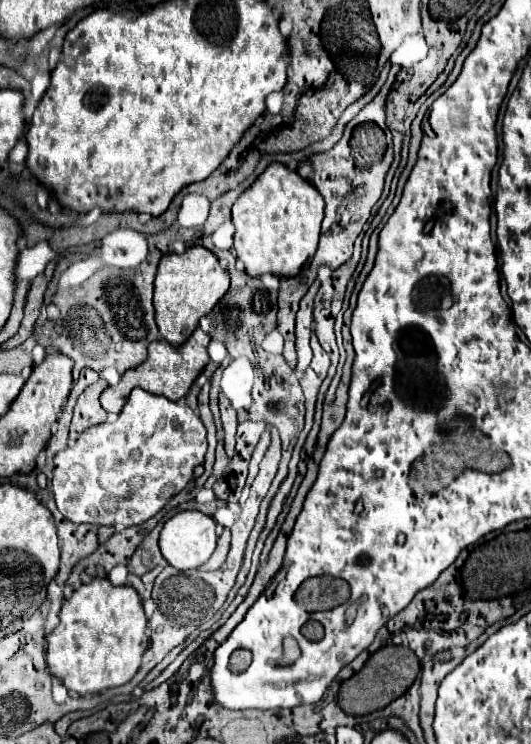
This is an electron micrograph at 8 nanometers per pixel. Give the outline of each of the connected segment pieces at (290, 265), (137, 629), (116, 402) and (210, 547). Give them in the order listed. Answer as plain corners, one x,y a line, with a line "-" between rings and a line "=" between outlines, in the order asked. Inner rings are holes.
272,163
268,169
248,187
238,201
232,205
232,223
236,227
234,233
234,251
236,257
244,263
244,269
252,277
262,277
266,273
278,277
294,277
302,271
306,261
310,261
318,247
320,223
324,217
324,199
316,191
316,187
302,179
298,173
288,171
282,163
=
92,579
64,601
60,611
60,625
46,635
46,661
54,677
58,677
70,693
88,695
102,689
128,683
136,675
142,655
148,647
148,619
142,609
142,599
134,587
114,587
108,579
=
196,329
190,335
190,339
184,345
180,345
180,347
174,347
168,341
154,341
154,343
150,343
150,347
148,347
148,359
142,365
138,365
134,369
128,369
122,375
122,379
120,379
118,385
108,387
102,393
102,397
100,397
102,407
108,413
118,415
122,411
122,407
126,405
128,395
130,395
130,391
134,387
142,387
148,393
164,395
168,399
180,401
188,393
188,389
192,387
192,383
196,381
196,377
202,373
202,369
206,367
206,363
210,361
210,357
208,357
208,343
210,343
210,335
204,333
202,329
=
180,511
178,515
174,515
172,519
166,521
166,525
160,531
160,551
164,555
164,559
180,569
180,571
188,571
188,569
196,569
202,563
206,563
212,555
212,551
216,549
216,523
212,517
204,515
202,511

